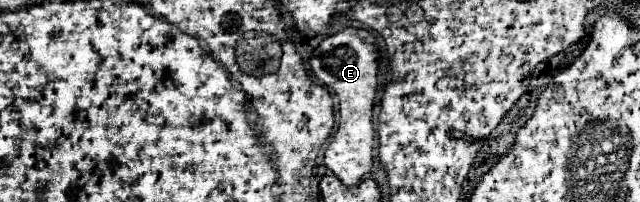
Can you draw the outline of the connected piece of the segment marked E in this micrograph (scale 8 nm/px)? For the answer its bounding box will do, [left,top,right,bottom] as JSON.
[310,28,378,186]

